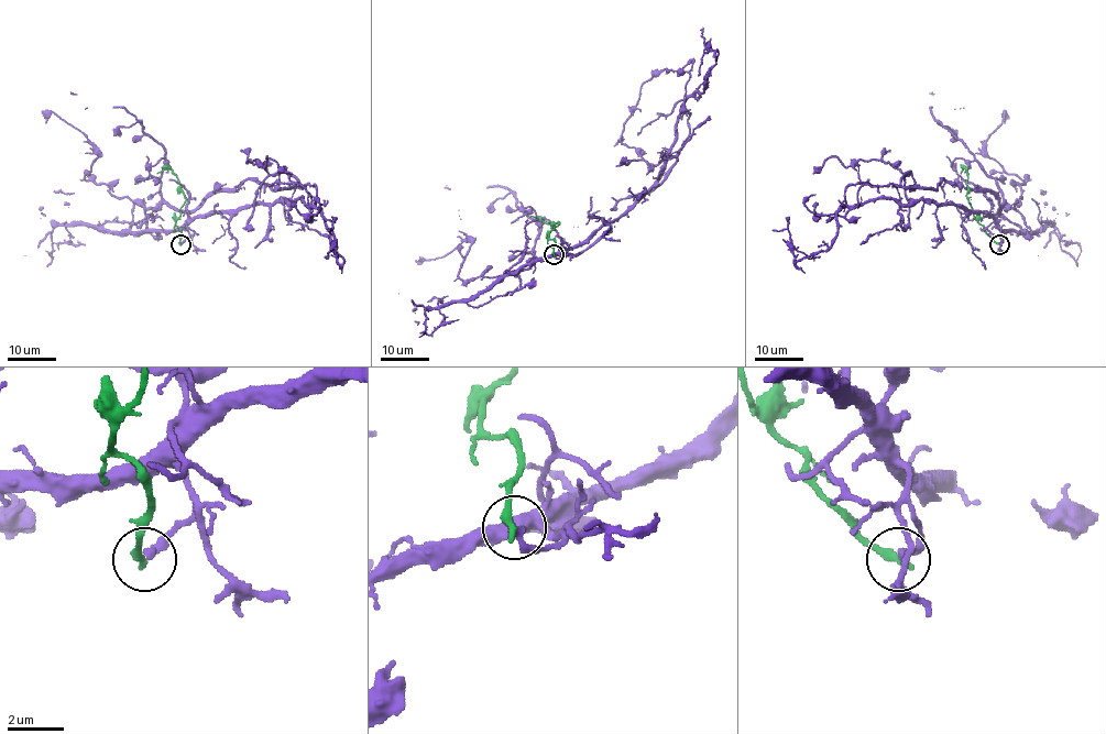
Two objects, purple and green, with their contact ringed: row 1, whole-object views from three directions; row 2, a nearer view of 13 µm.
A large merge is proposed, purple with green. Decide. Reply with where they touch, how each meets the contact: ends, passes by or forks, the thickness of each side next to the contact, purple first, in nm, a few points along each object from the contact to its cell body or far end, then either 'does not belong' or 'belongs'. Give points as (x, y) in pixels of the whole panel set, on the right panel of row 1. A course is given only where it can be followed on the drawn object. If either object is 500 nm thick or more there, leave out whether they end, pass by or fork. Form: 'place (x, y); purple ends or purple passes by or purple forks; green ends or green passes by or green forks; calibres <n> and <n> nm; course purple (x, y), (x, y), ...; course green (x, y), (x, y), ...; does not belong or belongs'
place (999, 244); purple ends; green ends; calibres 240 and 320 nm; course purple (999, 243), (989, 216), (951, 204), (853, 207), (864, 185), (900, 186), (891, 164), (832, 157), (812, 174); course green (999, 243), (973, 214), (967, 200), (967, 172), (964, 168), (961, 174); does not belong

